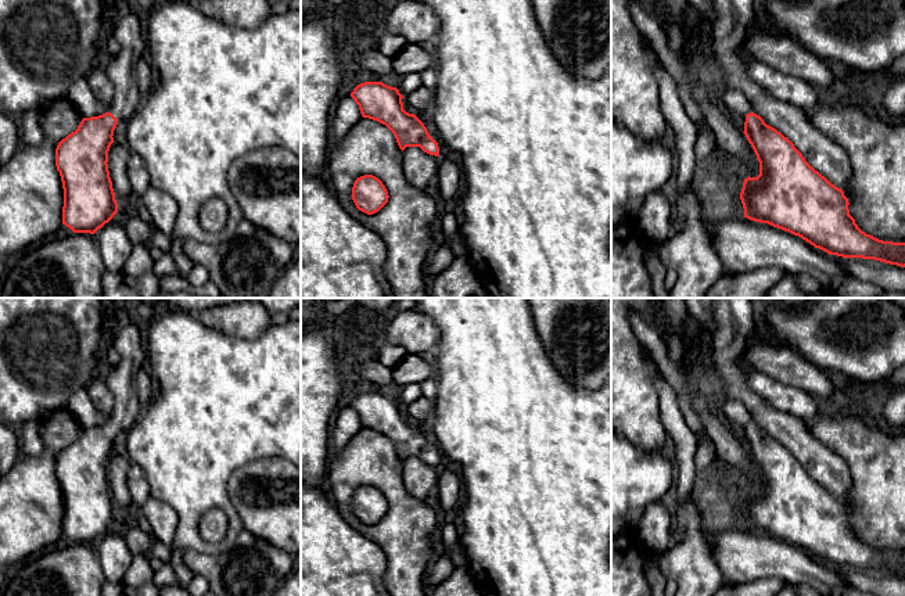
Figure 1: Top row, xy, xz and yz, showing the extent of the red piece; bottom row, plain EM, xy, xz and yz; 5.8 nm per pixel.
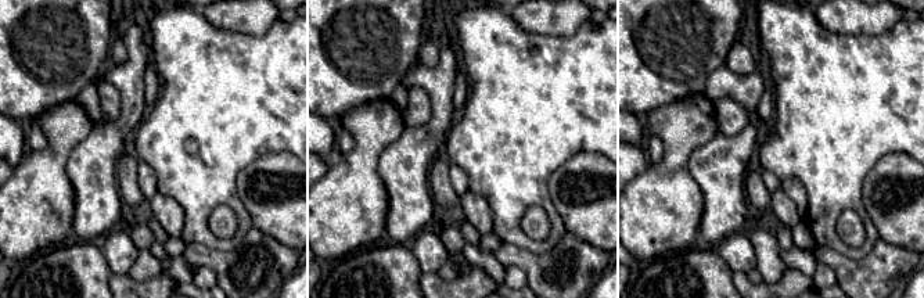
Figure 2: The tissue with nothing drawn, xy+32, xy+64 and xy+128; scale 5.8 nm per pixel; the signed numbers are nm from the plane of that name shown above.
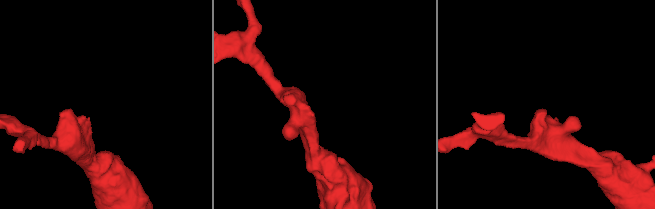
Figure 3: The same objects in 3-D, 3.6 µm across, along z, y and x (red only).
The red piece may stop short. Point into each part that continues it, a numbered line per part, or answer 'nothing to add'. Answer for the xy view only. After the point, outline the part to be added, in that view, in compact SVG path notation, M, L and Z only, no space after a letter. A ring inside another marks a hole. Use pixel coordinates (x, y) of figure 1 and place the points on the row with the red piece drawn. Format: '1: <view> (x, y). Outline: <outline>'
1: xy (129, 31). Outline: M123 11L108 33L121 46L119 53L104 68L104 73L115 87L109 112L118 122L128 122L143 101L136 80L136 64L147 51L144 22L139 15Z

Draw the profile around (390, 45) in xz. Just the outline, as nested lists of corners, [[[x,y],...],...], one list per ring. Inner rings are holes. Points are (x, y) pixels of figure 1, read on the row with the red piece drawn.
[[[378,30],[377,49],[388,58],[394,58],[407,44],[407,40],[399,35]]]

